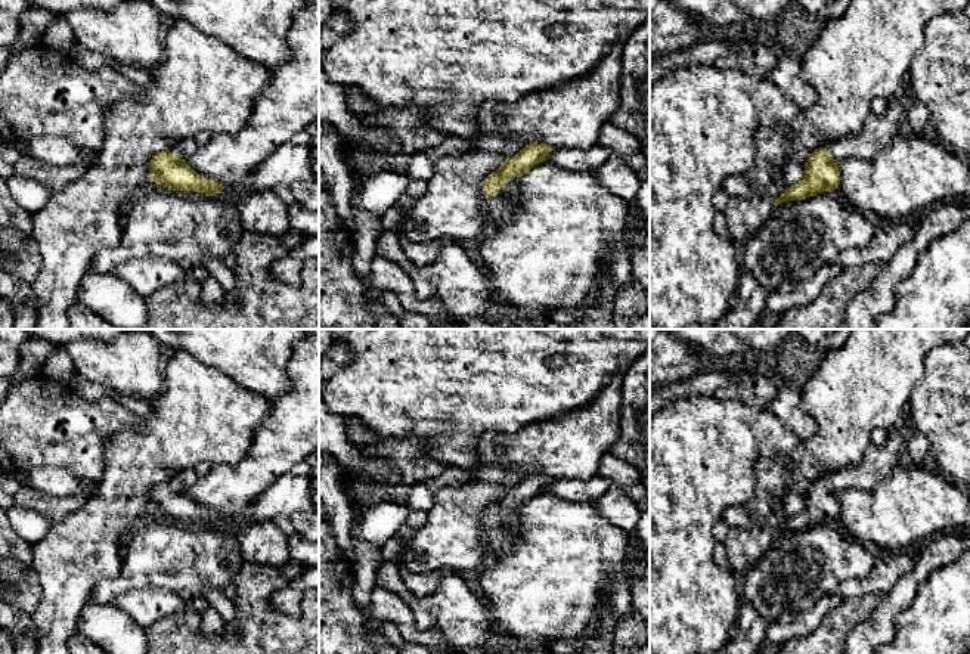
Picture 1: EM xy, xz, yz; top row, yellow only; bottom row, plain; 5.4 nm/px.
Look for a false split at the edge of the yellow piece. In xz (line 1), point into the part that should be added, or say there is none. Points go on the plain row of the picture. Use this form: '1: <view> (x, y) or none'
1: xz (499, 541)

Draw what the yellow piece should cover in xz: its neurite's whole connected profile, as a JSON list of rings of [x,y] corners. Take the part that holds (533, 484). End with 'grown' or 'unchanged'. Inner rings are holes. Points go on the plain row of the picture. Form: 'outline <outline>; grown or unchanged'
outline [[[532,472],[483,511],[484,536],[496,558],[511,554],[514,548],[511,534],[517,529],[520,509],[537,495],[545,493],[554,480],[555,477]]]; grown

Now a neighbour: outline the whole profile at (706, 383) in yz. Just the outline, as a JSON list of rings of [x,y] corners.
[[[729,369],[701,371],[697,375],[669,382],[650,393],[650,416],[679,400],[695,396],[715,396],[716,390],[734,379]]]

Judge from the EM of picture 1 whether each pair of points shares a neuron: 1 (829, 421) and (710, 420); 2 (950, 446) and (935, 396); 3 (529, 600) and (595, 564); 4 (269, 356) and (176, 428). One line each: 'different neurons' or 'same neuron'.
1: different neurons
2: same neuron
3: same neuron
4: different neurons

